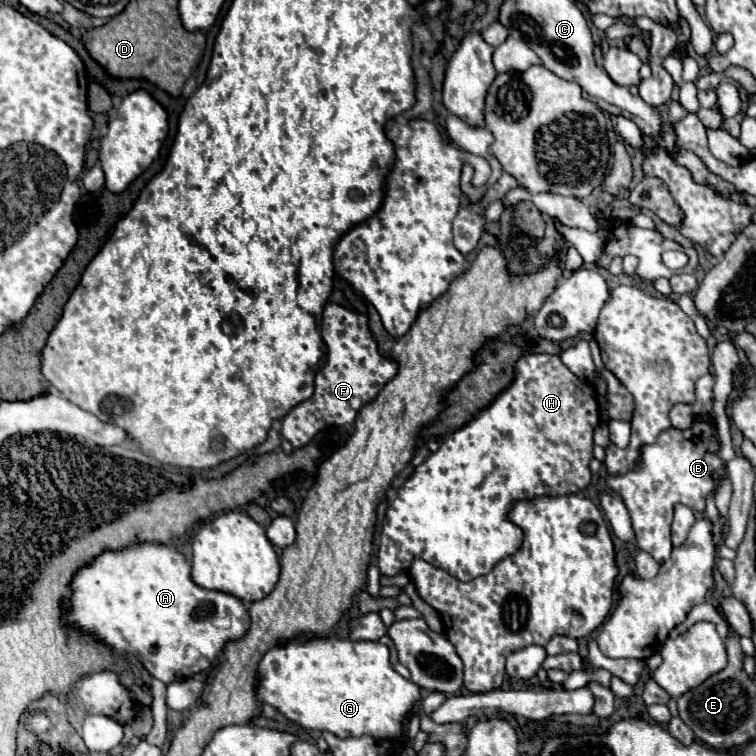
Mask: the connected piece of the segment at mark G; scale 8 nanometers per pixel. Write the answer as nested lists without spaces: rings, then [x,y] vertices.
[[[299,637],[285,647],[273,647],[261,659],[257,697],[309,729],[329,731],[341,739],[371,735],[379,741],[397,741],[407,735],[421,687],[393,669],[389,649],[377,641]]]

